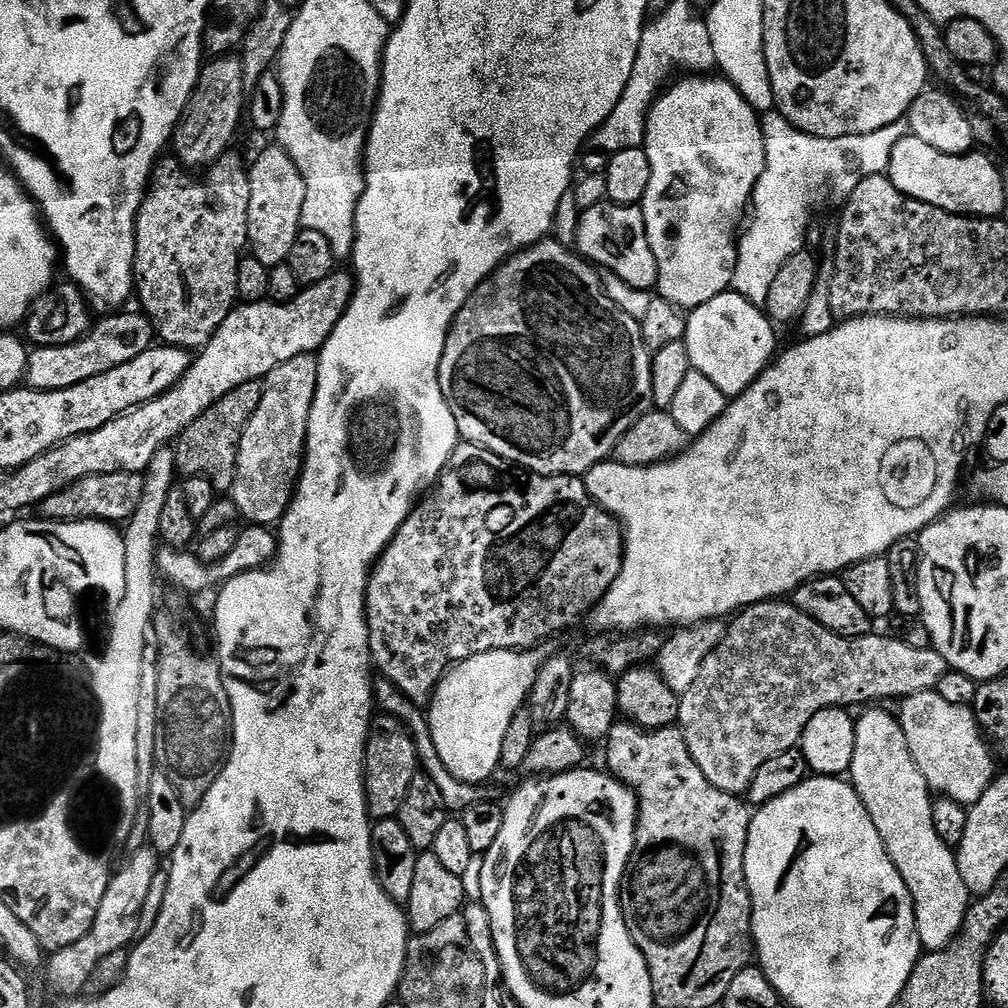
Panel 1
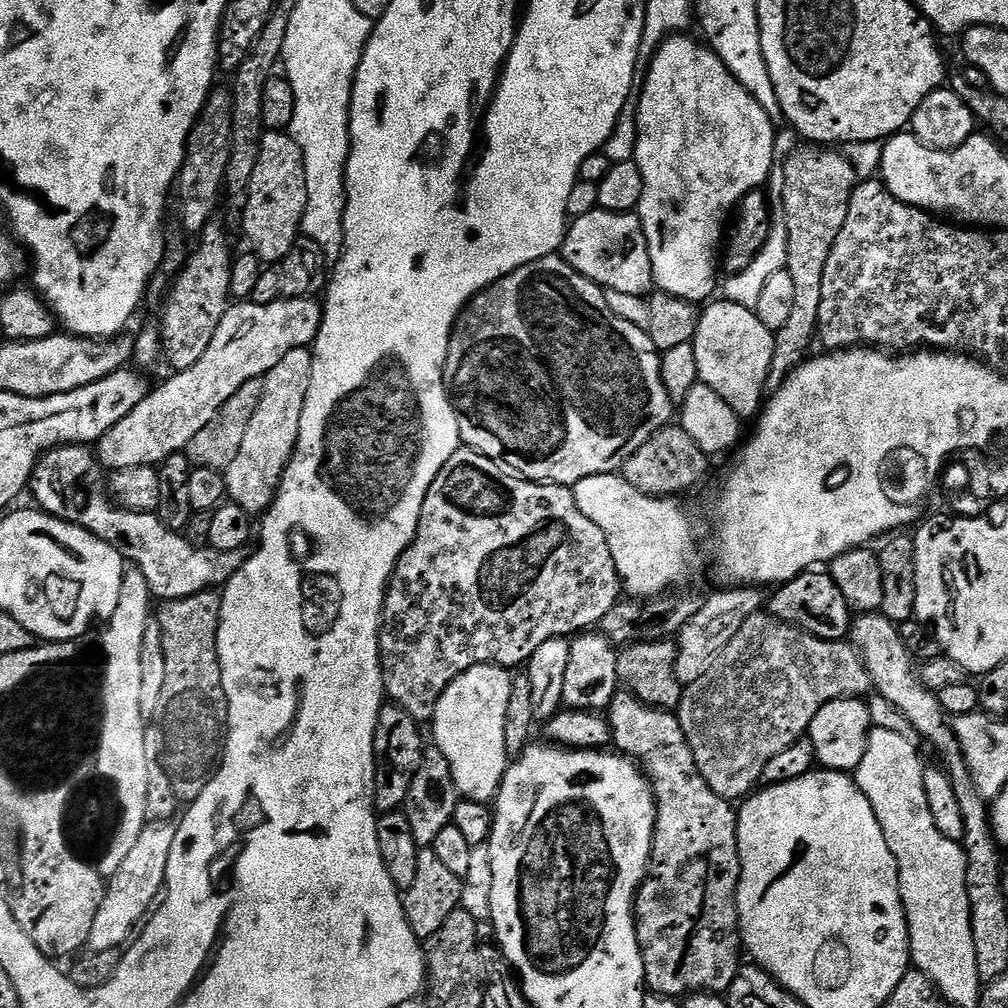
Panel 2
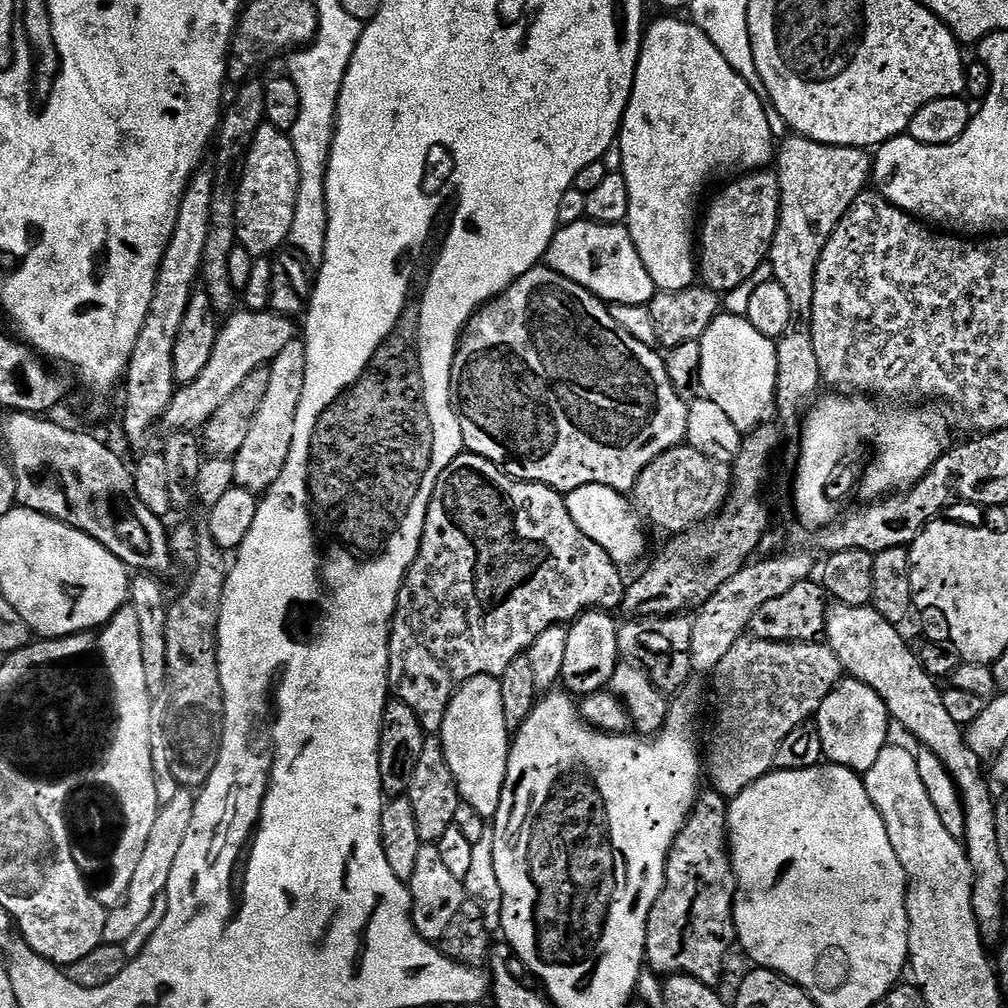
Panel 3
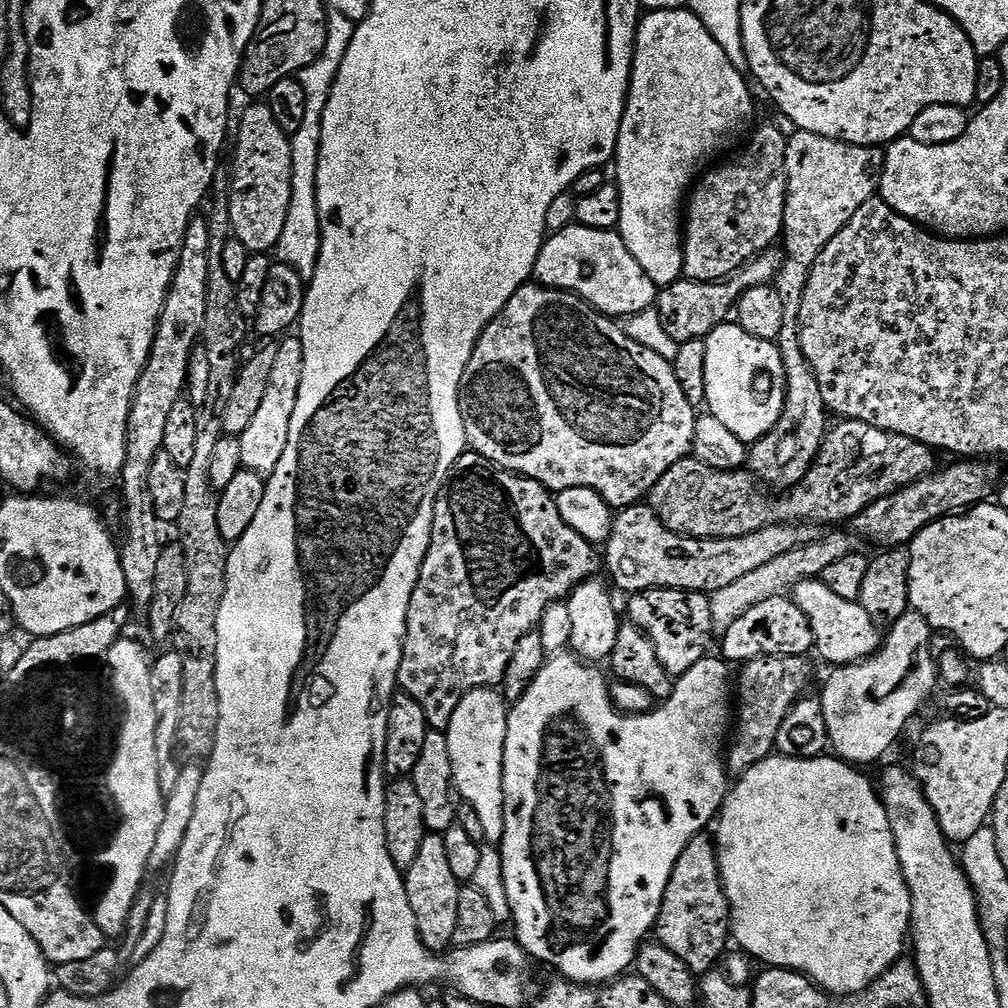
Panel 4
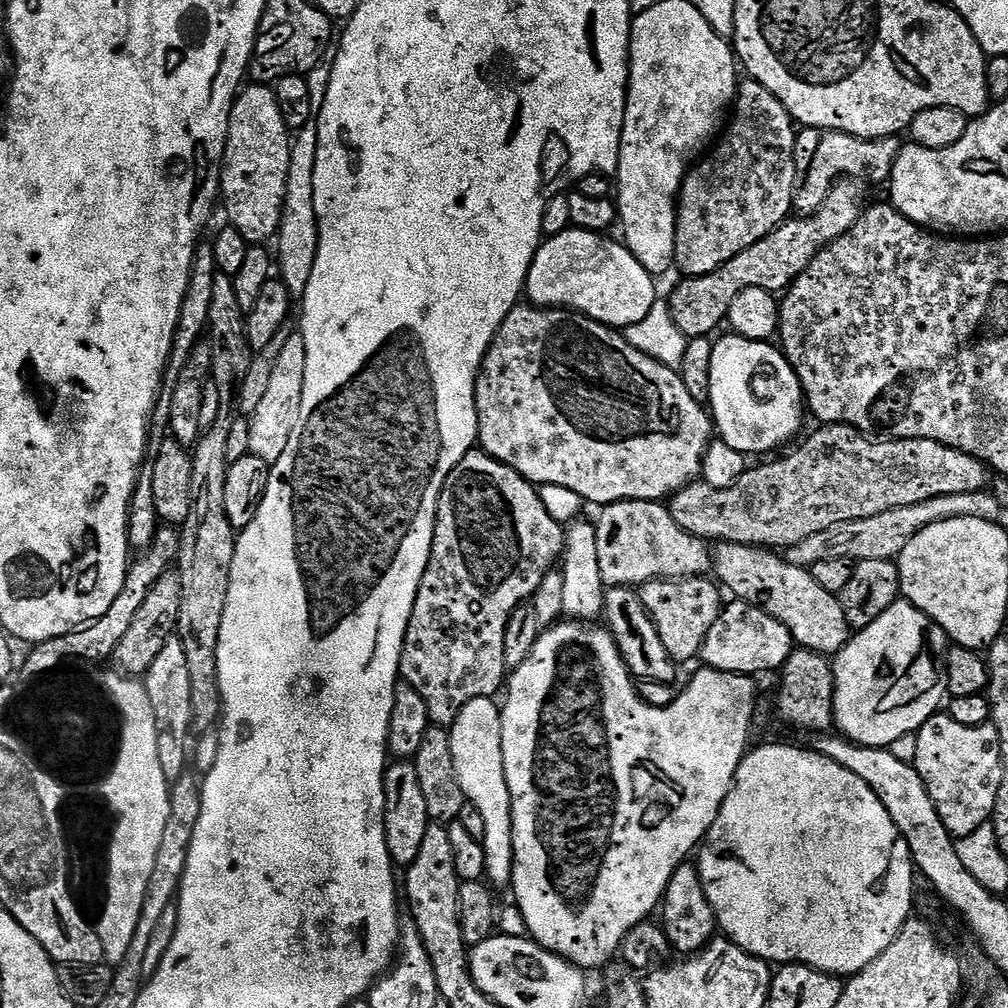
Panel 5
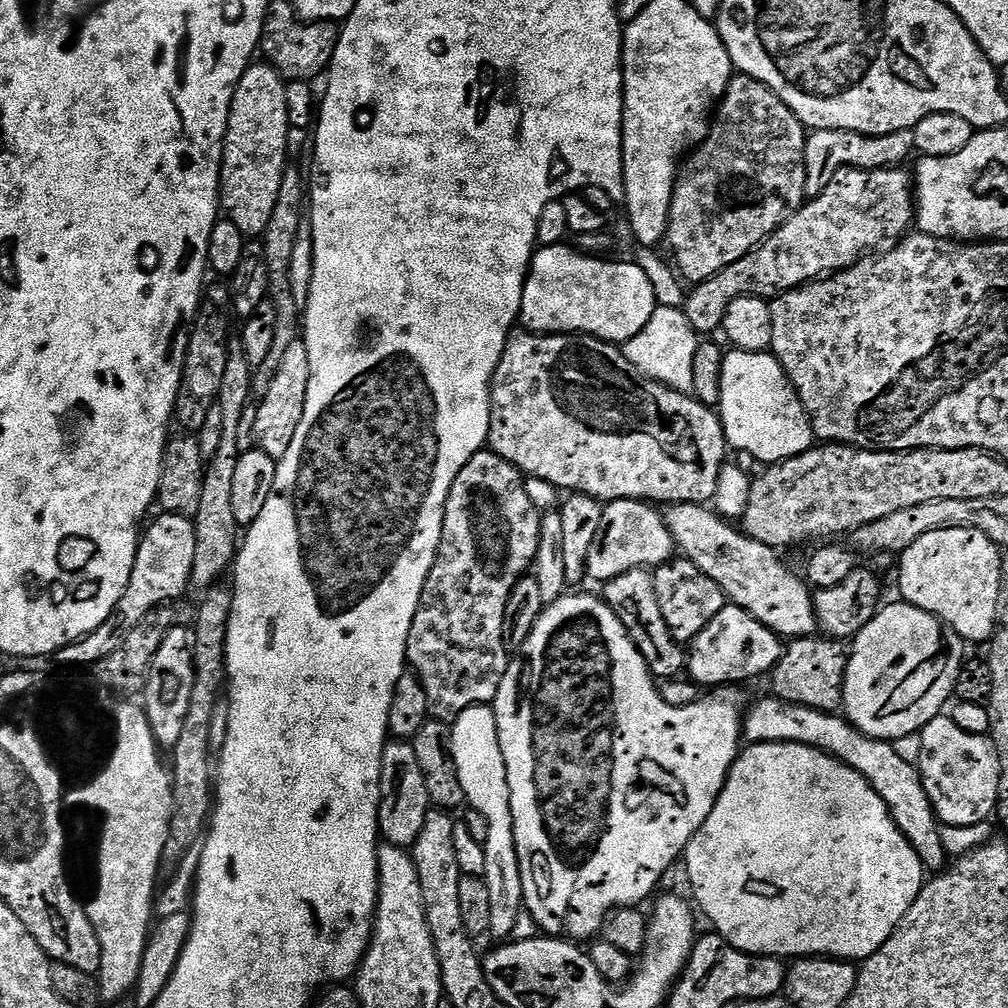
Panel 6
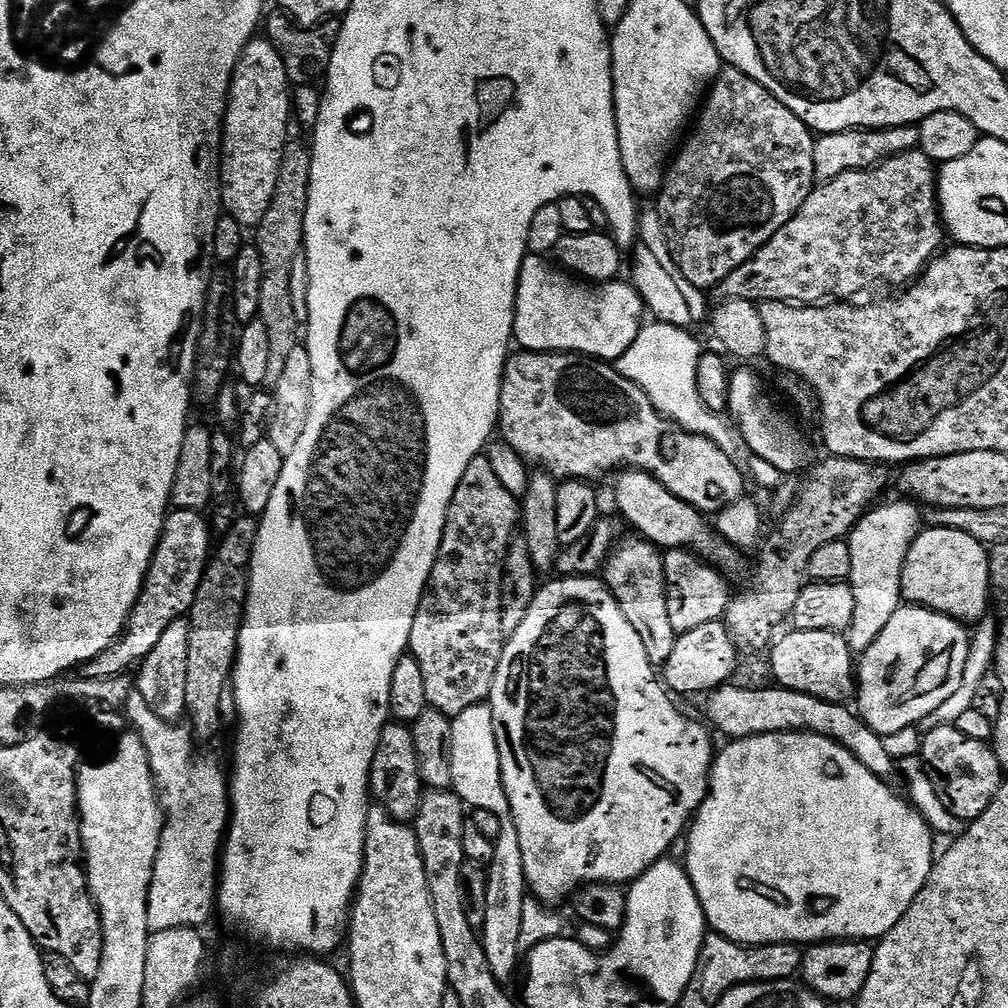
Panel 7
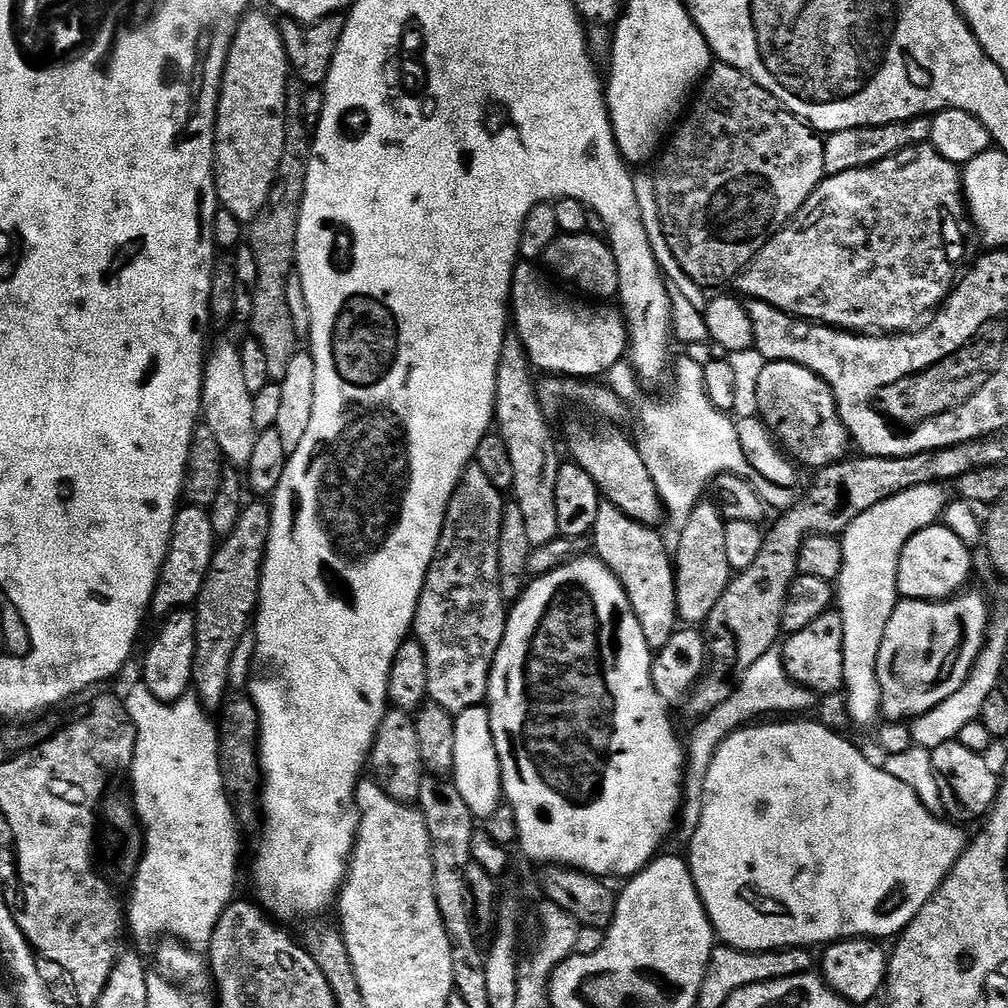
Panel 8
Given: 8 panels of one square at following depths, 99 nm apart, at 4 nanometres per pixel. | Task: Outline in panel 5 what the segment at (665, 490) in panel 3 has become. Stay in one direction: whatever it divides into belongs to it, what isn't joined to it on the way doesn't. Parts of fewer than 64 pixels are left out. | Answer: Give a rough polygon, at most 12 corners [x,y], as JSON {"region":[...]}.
{"region":[[825,424],[729,488],[687,484],[674,522],[786,550],[838,522],[985,491],[936,440]]}

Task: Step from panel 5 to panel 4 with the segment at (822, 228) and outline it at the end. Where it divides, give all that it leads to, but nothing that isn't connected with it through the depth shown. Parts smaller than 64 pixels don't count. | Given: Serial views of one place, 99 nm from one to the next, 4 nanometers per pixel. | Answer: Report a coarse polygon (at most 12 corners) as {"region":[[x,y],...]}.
{"region":[[773,246],[727,280],[681,278],[657,291],[663,329],[678,345],[705,339],[743,292],[772,284]]}

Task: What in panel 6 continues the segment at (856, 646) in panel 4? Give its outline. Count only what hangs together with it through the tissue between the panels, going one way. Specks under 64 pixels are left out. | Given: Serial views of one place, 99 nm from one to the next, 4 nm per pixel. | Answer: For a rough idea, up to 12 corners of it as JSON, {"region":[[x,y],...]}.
{"region":[[711,507],[662,515],[679,555],[781,638],[815,636],[813,593]]}

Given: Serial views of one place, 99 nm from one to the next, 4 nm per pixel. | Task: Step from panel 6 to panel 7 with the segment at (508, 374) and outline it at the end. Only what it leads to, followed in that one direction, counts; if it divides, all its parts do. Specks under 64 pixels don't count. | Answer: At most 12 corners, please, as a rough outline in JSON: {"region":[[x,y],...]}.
{"region":[[509,355],[499,435],[596,482],[648,472],[705,514],[744,495],[712,440],[611,363]]}

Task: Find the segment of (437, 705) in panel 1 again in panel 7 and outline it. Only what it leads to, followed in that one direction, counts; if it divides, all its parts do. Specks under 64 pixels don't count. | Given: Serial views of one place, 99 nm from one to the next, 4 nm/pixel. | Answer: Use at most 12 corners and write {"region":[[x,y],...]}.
{"region":[[487,703],[452,721],[452,788],[500,819],[482,939],[494,978],[517,975],[522,842],[509,818]]}

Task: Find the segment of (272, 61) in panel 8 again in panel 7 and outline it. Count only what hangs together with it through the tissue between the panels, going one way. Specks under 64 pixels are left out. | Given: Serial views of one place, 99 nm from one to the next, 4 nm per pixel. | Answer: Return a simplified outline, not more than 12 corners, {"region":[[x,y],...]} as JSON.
{"region":[[266,38],[236,64],[222,121],[222,208],[245,230],[278,186],[293,119]]}

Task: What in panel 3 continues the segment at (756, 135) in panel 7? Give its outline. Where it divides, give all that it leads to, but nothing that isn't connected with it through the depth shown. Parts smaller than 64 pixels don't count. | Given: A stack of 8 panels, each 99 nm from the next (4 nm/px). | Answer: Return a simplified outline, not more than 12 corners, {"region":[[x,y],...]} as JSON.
{"region":[[775,171],[737,175],[708,204],[698,280],[735,293],[780,225]]}

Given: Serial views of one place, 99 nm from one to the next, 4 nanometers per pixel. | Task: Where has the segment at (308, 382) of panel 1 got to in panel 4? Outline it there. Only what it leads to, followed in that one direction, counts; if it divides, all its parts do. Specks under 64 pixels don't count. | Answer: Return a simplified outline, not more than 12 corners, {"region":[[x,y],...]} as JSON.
{"region":[[285,335],[257,414],[239,437],[247,471],[267,478],[286,451],[304,347]]}

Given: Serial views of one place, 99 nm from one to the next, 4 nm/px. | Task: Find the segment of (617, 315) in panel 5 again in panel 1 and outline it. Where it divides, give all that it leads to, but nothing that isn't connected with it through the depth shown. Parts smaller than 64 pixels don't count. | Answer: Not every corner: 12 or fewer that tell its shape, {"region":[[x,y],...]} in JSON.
{"region":[[643,207],[583,209],[575,247],[632,288],[655,289]]}

